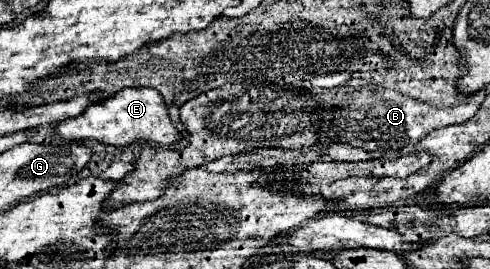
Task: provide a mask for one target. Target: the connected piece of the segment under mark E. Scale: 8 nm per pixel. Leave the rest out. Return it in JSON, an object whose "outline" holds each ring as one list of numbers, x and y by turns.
{"outline":[[126,87,118,91,116,95,90,105,86,113,80,113,78,117,70,117,62,123,58,123,52,131,52,137,58,139,68,139,68,141,82,141,82,139,94,139,106,145,114,147,124,147,136,139,148,141,148,143,158,143,162,147,170,147,172,143,178,141,180,133,174,127,174,123,168,117,164,99,156,89,132,89]]}

